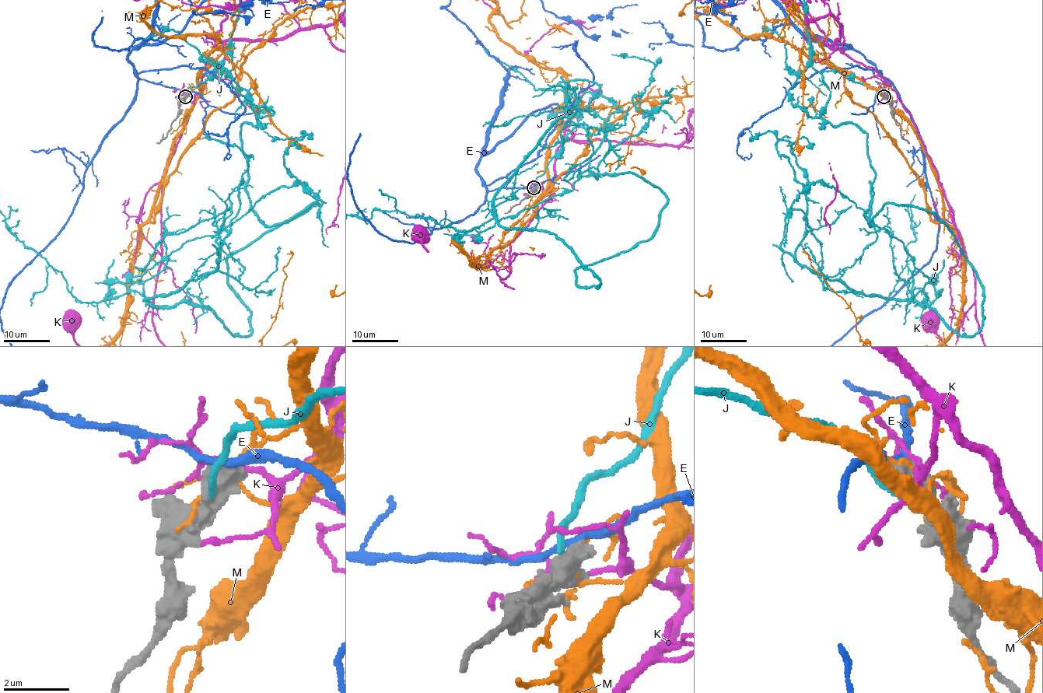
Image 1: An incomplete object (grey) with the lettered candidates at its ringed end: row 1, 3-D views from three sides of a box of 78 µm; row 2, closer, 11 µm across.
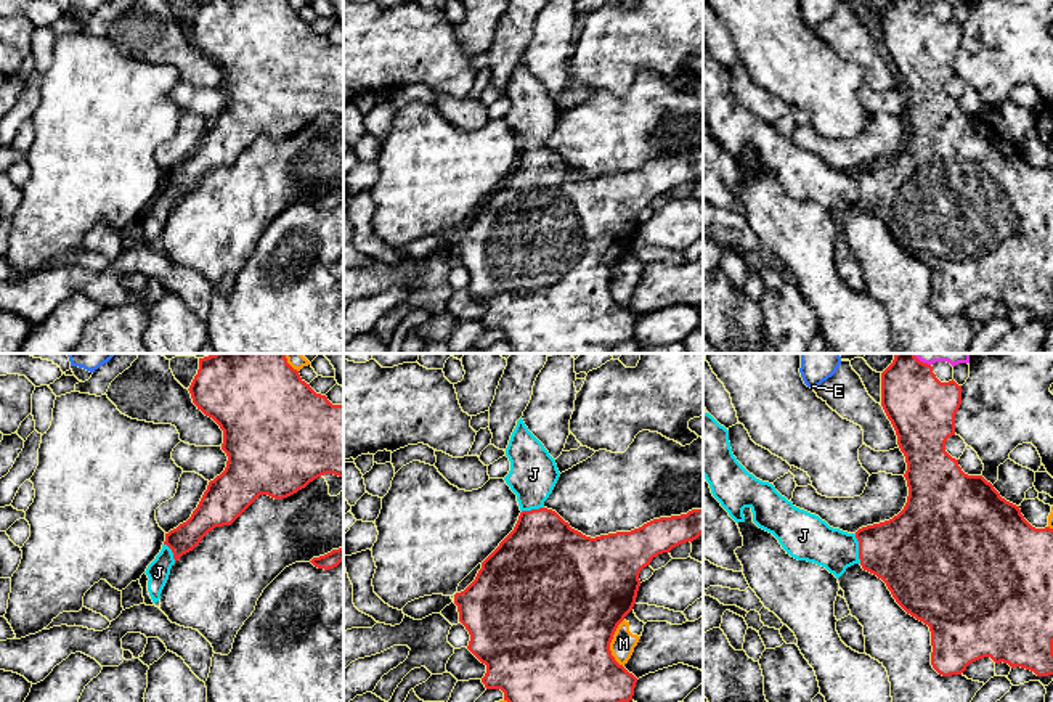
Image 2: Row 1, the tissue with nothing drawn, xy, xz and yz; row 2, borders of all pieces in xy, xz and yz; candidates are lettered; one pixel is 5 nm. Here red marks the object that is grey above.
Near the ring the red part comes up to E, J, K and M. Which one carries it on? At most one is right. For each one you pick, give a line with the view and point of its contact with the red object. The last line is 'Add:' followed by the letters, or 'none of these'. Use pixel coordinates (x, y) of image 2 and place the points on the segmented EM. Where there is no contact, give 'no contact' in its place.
J: meets red in yz at (859, 548)
Add: J

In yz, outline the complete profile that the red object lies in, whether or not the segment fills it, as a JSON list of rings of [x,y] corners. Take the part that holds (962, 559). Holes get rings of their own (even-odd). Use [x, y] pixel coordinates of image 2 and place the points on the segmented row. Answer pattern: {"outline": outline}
{"outline": [[[896,353],[881,373],[881,406],[891,421],[897,445],[905,456],[904,474],[909,496],[904,509],[889,520],[867,525],[856,533],[830,527],[819,516],[796,508],[769,482],[750,474],[734,456],[729,431],[703,408],[703,477],[713,496],[738,524],[750,508],[753,522],[772,533],[782,548],[798,561],[814,562],[840,578],[848,567],[860,564],[881,578],[896,602],[912,617],[929,626],[931,665],[942,676],[962,675],[979,659],[1021,667],[1037,676],[1053,675],[1053,529],[1035,529],[1021,514],[1019,506],[1006,501],[982,475],[968,475],[958,459],[945,451],[945,442],[955,435],[955,414],[962,405],[962,386],[953,379],[941,382],[933,366],[915,353]]]}

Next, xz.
{"outline": [[[523,419],[510,435],[506,448],[510,471],[506,484],[517,495],[520,516],[514,530],[482,562],[475,580],[454,594],[459,622],[470,635],[467,649],[486,665],[482,683],[486,689],[501,689],[507,702],[629,702],[637,678],[620,665],[610,651],[618,625],[632,610],[640,586],[639,573],[658,554],[697,540],[703,533],[703,509],[660,517],[631,532],[616,532],[596,538],[570,527],[544,501],[552,493],[560,472],[555,459],[528,431]]]}

